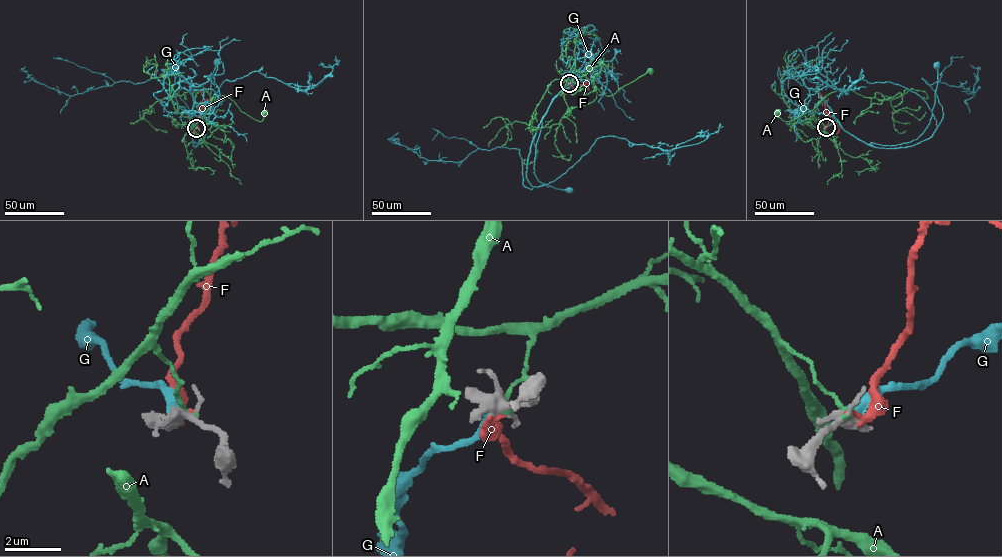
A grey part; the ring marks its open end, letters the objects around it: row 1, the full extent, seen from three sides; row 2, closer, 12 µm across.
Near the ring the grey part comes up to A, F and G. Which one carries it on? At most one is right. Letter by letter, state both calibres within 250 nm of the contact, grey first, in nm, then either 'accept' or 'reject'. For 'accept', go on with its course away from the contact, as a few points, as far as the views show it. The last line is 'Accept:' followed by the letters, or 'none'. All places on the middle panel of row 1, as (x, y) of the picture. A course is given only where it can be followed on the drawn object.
A: calibres 320 and 130 nm; reject
F: calibres 320 and 240 nm; reject
G: calibres 360 and 440 nm; accept; course (569, 84), (554, 98), (539, 123), (542, 126), (536, 145), (534, 173), (542, 183), (569, 190)
Accept: G

